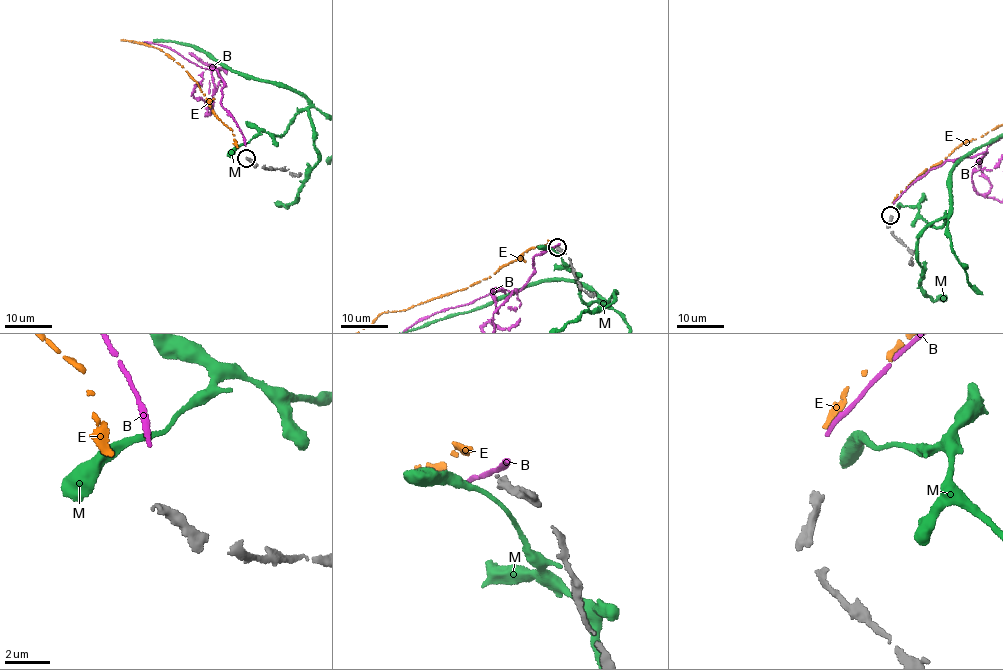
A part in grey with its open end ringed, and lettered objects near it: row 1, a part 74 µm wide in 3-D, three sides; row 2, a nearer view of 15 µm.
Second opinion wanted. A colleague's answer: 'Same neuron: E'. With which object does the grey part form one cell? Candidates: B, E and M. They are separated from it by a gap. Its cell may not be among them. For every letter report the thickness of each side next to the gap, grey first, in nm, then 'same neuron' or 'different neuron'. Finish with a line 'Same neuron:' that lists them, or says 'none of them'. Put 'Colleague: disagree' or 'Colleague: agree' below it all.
B: 320/190 nm | different neuron
E: 320/320 nm | same neuron
M: 320/700 nm | different neuron
Same neuron: E
Colleague: agree

